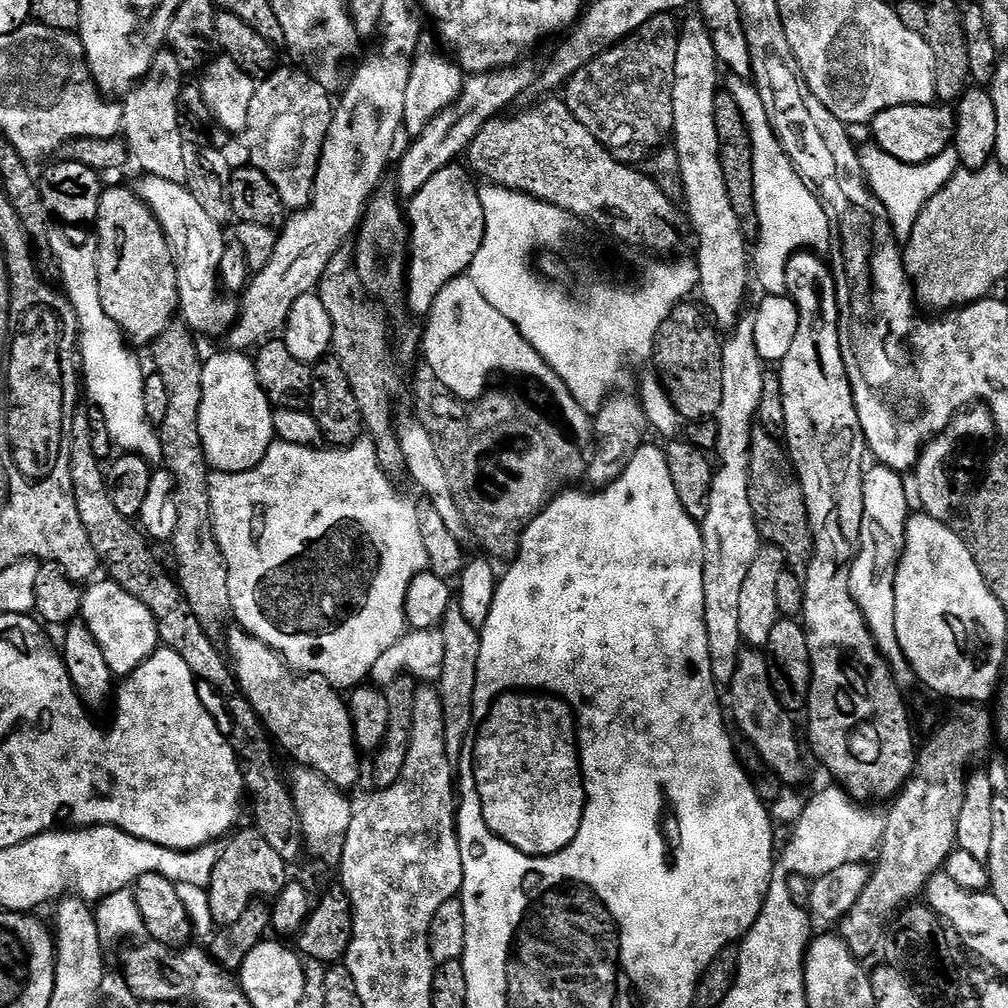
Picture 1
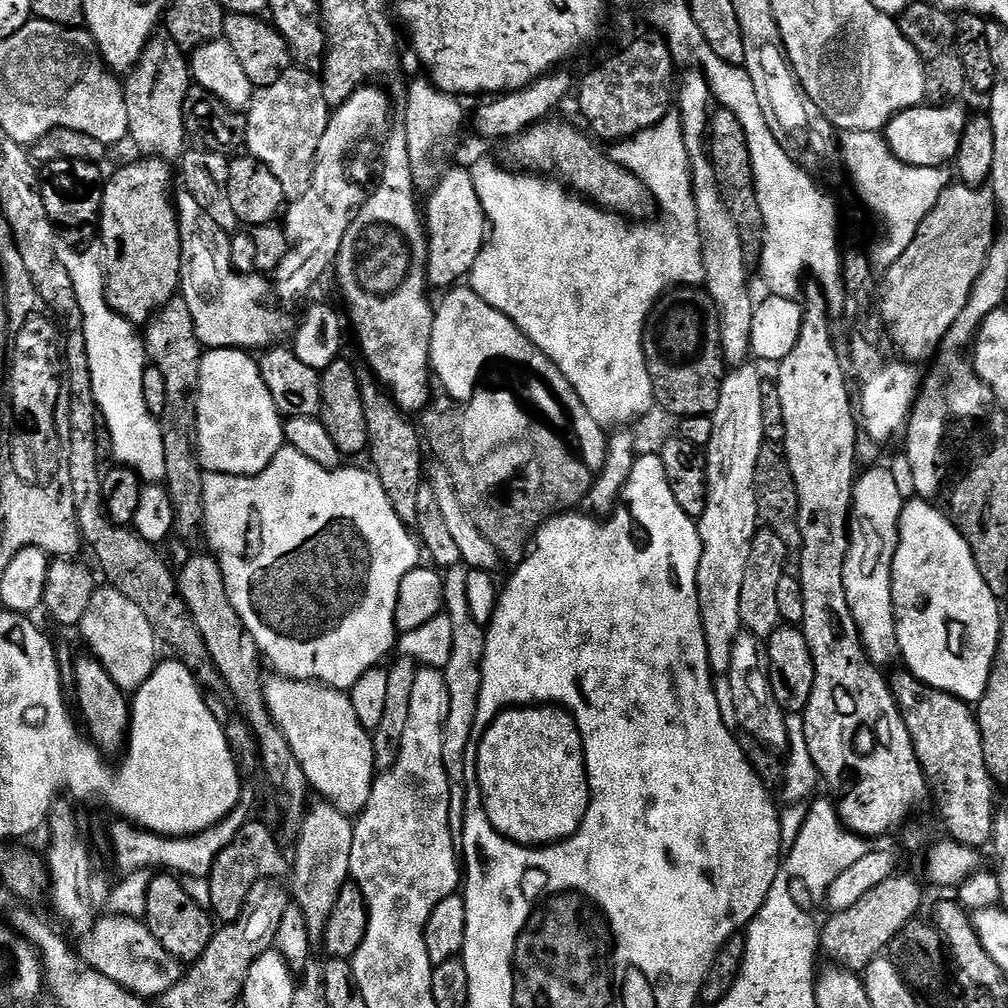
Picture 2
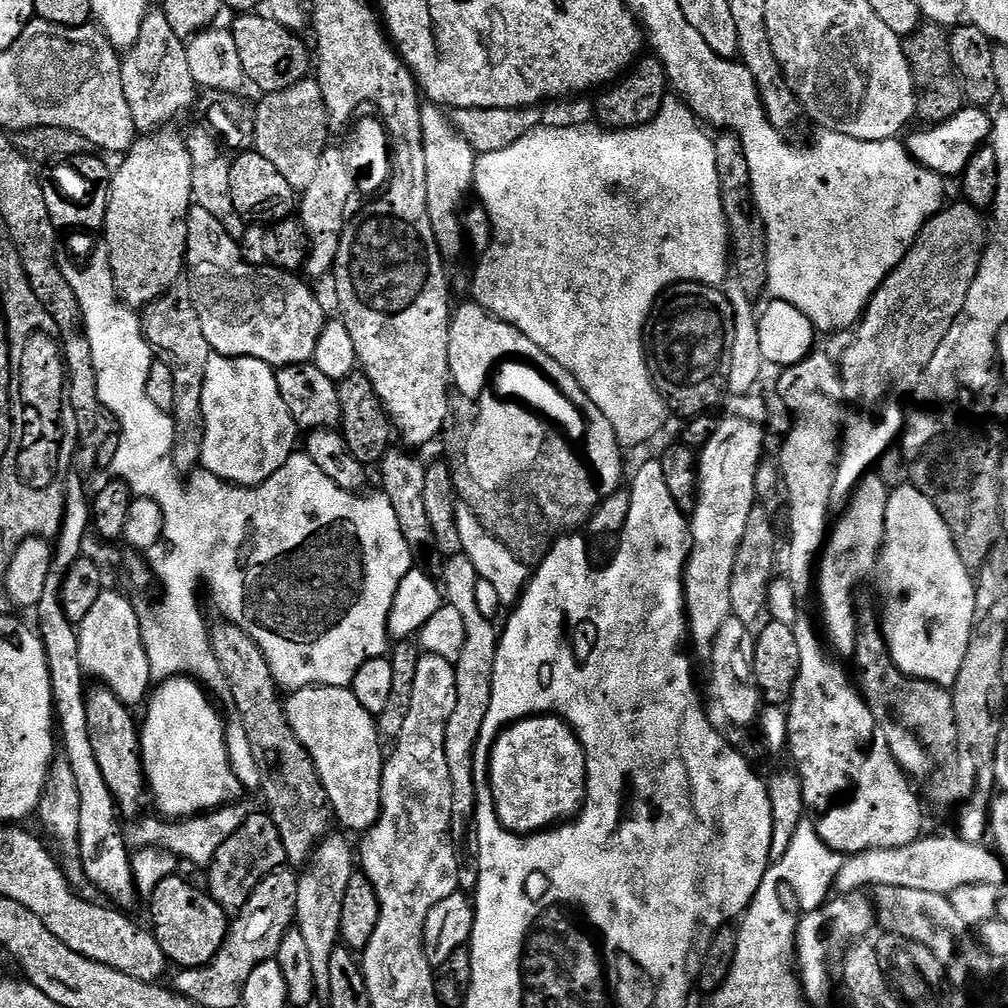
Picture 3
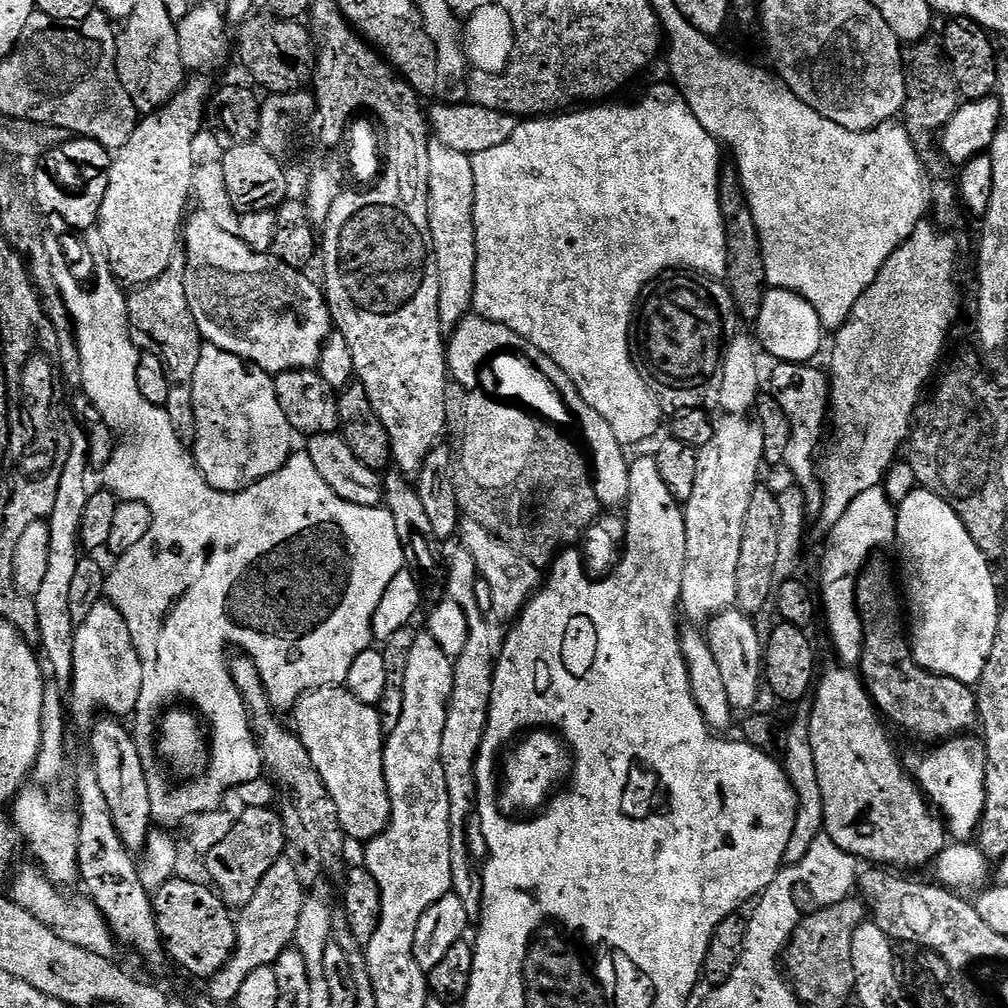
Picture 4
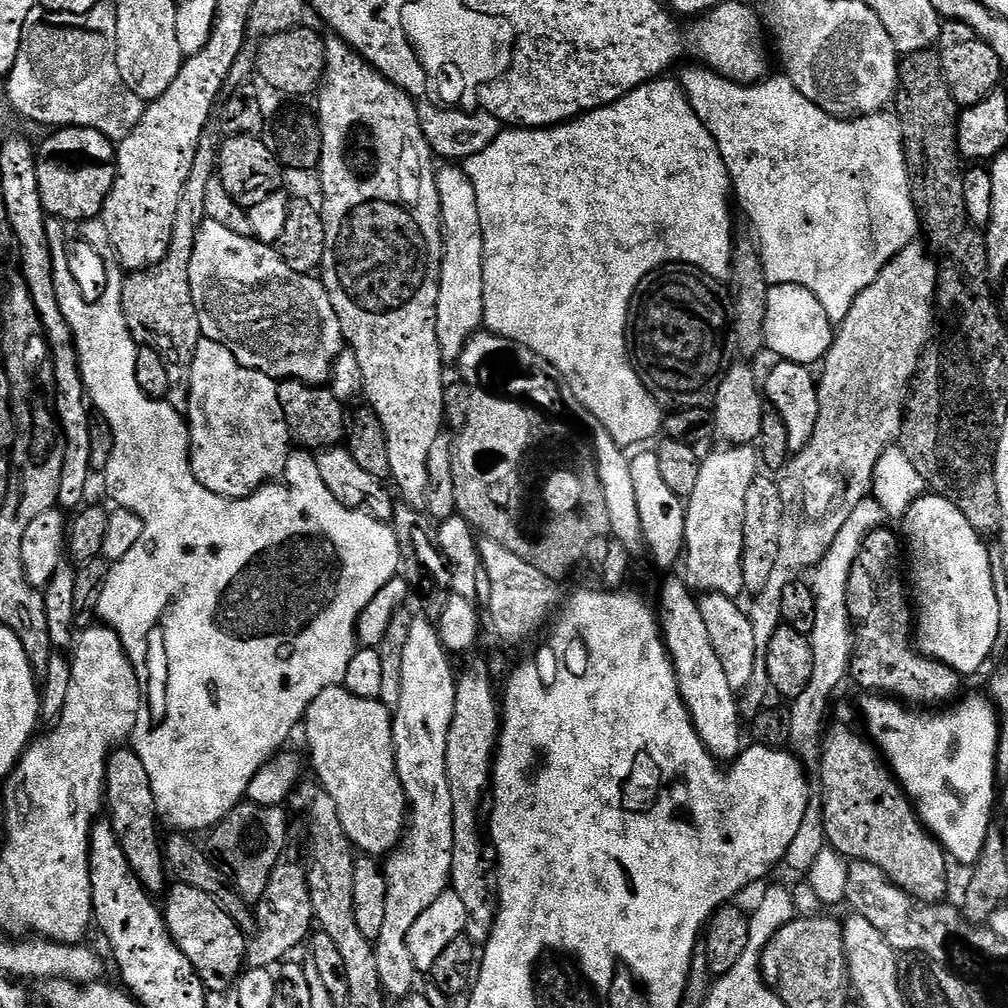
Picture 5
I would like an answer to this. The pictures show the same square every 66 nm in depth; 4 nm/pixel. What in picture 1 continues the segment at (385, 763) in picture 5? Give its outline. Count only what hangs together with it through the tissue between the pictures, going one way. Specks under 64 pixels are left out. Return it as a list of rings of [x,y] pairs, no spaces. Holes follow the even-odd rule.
[[[239,626],[233,627],[233,629],[232,633],[230,633],[231,631],[227,633],[229,636],[226,652],[234,665],[236,681],[240,685],[241,692],[250,702],[250,706],[254,706],[254,710],[262,718],[273,741],[281,749],[284,747],[296,759],[297,765],[313,768],[318,774],[322,774],[322,778],[329,780],[335,788],[349,790],[348,788],[354,787],[360,780],[362,752],[356,743],[354,716],[345,697],[343,700],[340,697],[343,695],[333,688],[326,678],[315,674],[301,674],[289,668],[273,648],[268,648],[262,641],[254,638]]]

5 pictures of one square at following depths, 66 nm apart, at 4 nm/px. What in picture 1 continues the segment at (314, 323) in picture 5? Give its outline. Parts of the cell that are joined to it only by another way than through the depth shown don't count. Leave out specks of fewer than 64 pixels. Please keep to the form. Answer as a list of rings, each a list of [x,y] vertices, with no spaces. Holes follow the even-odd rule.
[[[147,174],[139,178],[141,180],[134,184],[134,191],[142,203],[156,215],[156,221],[168,237],[168,245],[172,247],[172,256],[176,260],[180,295],[178,312],[183,323],[201,337],[223,337],[235,324],[238,313],[237,301],[222,295],[220,283],[220,263],[226,247],[225,229],[214,222],[210,214],[206,214],[205,208],[198,203],[198,198],[194,198],[194,194],[185,185],[166,182],[166,178]]]

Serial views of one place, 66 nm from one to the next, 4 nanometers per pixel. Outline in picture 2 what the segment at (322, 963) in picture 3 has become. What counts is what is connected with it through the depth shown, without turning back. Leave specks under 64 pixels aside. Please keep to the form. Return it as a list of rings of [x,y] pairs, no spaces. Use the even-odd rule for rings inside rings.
[[[327,802],[313,803],[305,811],[299,825],[300,837],[296,840],[296,857],[293,855],[290,860],[290,896],[300,907],[300,912],[304,915],[303,927],[308,929],[308,939],[313,942],[320,942],[324,939],[326,922],[330,918],[330,910],[334,910],[334,902],[338,900],[338,894],[344,884],[349,883],[350,877],[350,849],[354,846],[354,830],[356,829],[353,817],[342,814]]]

